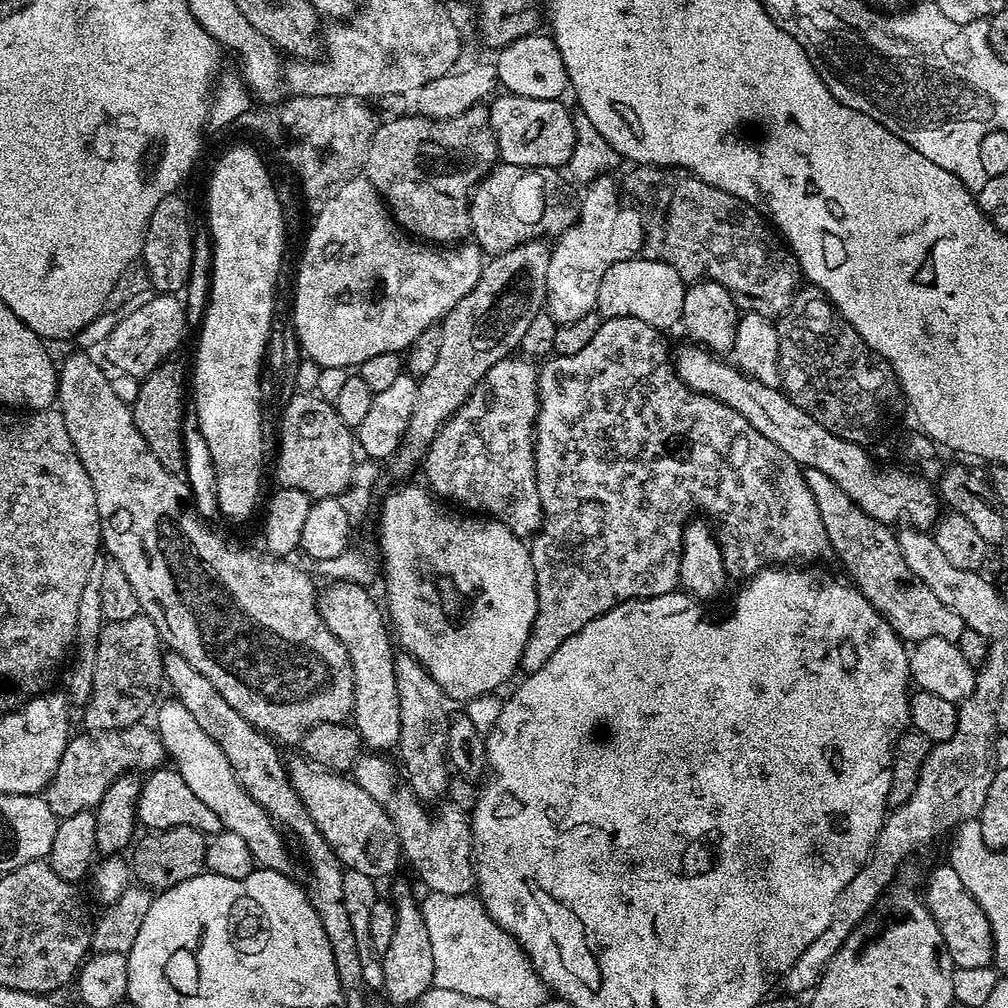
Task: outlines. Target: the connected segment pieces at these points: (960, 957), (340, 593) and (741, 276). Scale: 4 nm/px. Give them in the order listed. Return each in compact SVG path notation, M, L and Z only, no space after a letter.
M951 866L936 868L928 876L928 885L922 891L922 903L938 926L944 939L946 955L958 968L989 966L993 963L992 931L986 914L976 899L962 886L962 878Z
M332 582L327 586L329 588L325 592L323 589L318 596L320 613L326 622L326 626L330 626L330 634L334 634L334 638L338 638L338 642L342 642L342 646L346 646L346 654L350 654L350 666L354 670L354 706L352 707L354 726L360 731L361 741L367 747L368 744L372 747L369 749L395 749L400 742L400 703L398 702L398 686L396 685L396 671L394 670L394 662L396 661L394 640L390 635L385 613L382 611L381 605L379 608L372 601L372 596L367 592L367 587L343 582Z
M695 178L680 180L668 200L668 221L664 224L664 254L662 260L672 266L685 282L705 278L726 286L737 308L769 318L779 318L787 312L802 284L800 265L782 243L781 237L770 227L769 221L742 198L718 190L716 184L707 184Z

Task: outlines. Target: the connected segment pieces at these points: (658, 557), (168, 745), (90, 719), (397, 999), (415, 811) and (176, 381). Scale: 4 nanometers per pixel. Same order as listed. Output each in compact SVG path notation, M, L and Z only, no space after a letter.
M614 317L601 323L598 334L594 334L591 342L582 350L578 350L578 354L553 355L539 365L540 413L536 415L536 481L544 511L544 522L540 525L540 531L530 540L538 610L534 626L530 630L530 638L526 640L526 650L522 650L520 659L520 668L525 673L542 670L542 666L546 666L548 659L554 655L554 650L558 650L558 646L562 646L562 642L566 642L570 634L578 634L578 630L582 630L586 622L606 614L606 610L627 600L645 600L677 591L680 583L680 552L684 548L684 529L693 517L700 514L695 512L704 510L709 512L706 513L709 517L716 516L716 540L722 550L724 568L732 578L751 578L772 563L791 562L796 566L804 566L807 565L807 560L829 555L826 526L822 522L822 514L818 514L814 496L806 486L801 466L784 454L774 442L764 438L737 410L731 409L712 396L696 392L681 381L676 374L670 352L668 356L668 344L663 338L662 332L646 321L639 321L634 317Z
M170 698L162 704L155 709L154 727L160 734L171 763L185 779L187 786L190 786L190 790L218 816L224 830L233 831L246 840L252 859L259 867L291 873L292 856L288 853L287 842L284 841L285 833L266 809L254 802L254 798L250 798L250 794L241 786L226 754L222 754L222 746L218 746L218 742L214 742L214 738L210 738L210 734L206 734L202 726L198 726L194 714L190 714L190 710L186 710L186 706L182 706L178 699Z
M143 614L126 618L126 622L105 623L94 654L92 693L82 708L83 727L89 732L118 731L141 723L144 715L153 711L160 684L162 688L164 683L162 632L158 625Z
M404 884L392 888L391 899L396 910L394 939L382 953L384 965L383 995L386 994L396 1004L415 1005L416 1000L434 984L434 950L430 950L430 934L426 931L426 918L422 918L420 900L412 897L412 892Z
M400 790L391 801L390 815L400 839L403 859L416 871L416 876L425 884L425 889L428 892L466 896L476 886L472 821L469 813L463 812L452 803L444 802L440 806L431 816L424 809L427 807L417 800L411 791Z
M165 362L159 364L154 371L143 377L140 393L136 401L131 401L132 417L154 458L166 466L166 470L180 474L185 471L183 422L186 411L184 404L184 388L186 392L186 368L180 364Z

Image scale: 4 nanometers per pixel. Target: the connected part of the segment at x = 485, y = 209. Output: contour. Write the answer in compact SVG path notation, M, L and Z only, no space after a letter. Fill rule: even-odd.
M500 162L477 184L468 205L468 213L472 223L470 232L485 257L501 256L506 254L506 250L514 250L520 244L531 240L549 238L548 236L558 238L567 228L571 228L575 224L578 208L574 200L572 204L570 197L560 193L560 174L556 170L520 168L518 165Z

